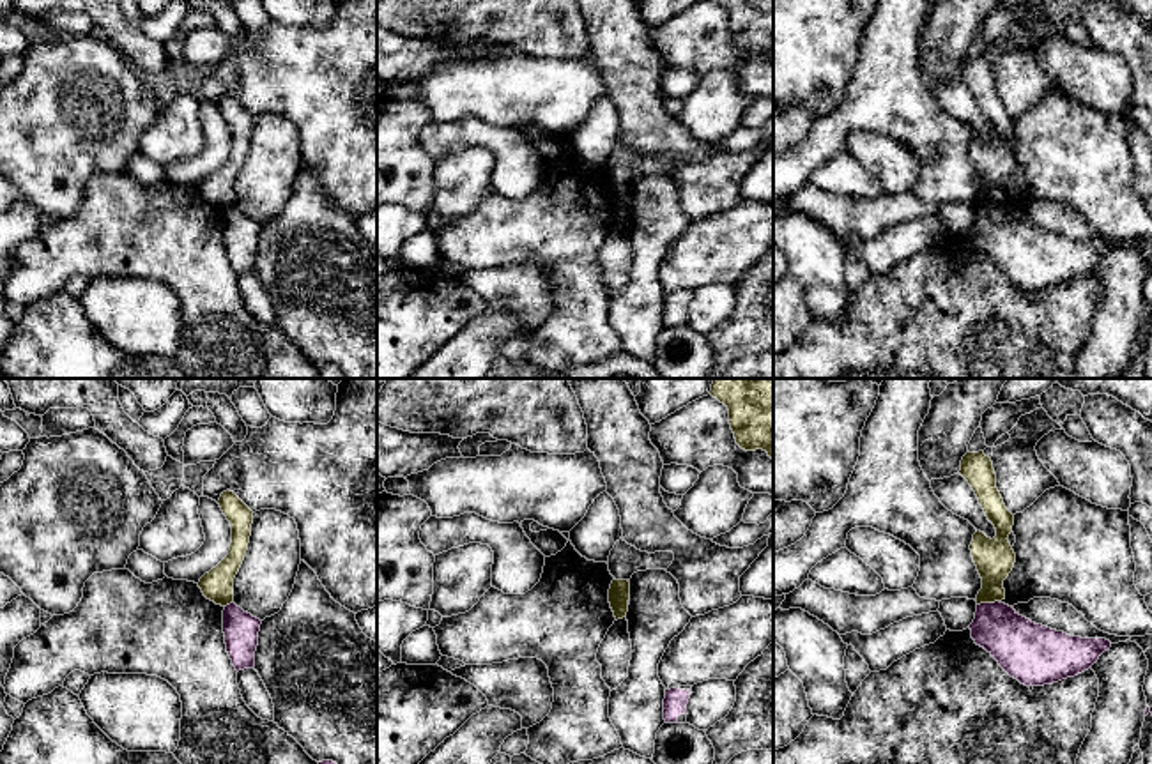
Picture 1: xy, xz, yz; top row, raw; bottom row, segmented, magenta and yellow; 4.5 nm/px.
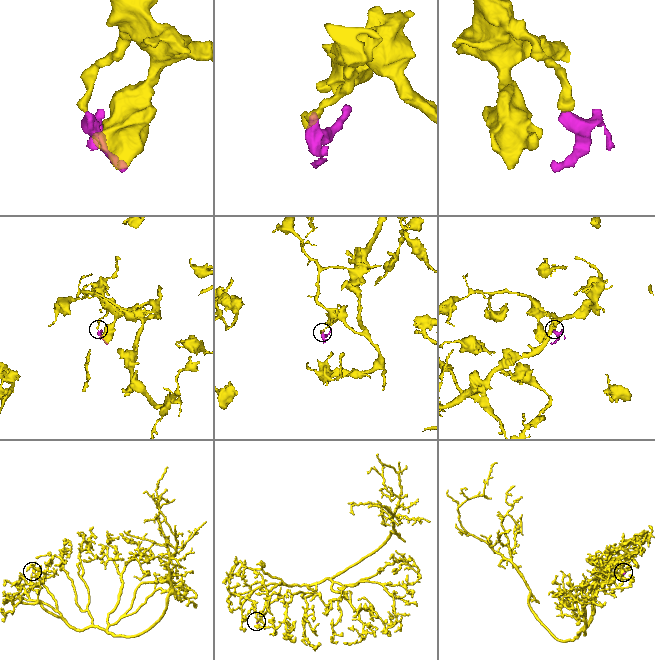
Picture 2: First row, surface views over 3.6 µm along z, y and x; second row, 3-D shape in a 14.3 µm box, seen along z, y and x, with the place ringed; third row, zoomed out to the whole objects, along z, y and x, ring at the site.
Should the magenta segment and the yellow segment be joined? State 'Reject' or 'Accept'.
Reject

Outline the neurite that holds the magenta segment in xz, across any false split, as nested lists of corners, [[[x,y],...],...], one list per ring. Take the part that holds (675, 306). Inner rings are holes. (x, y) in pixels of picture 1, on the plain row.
[[[676,290],[665,294],[664,302],[664,324],[665,327],[685,327],[687,325],[687,308],[692,297],[692,290]]]

